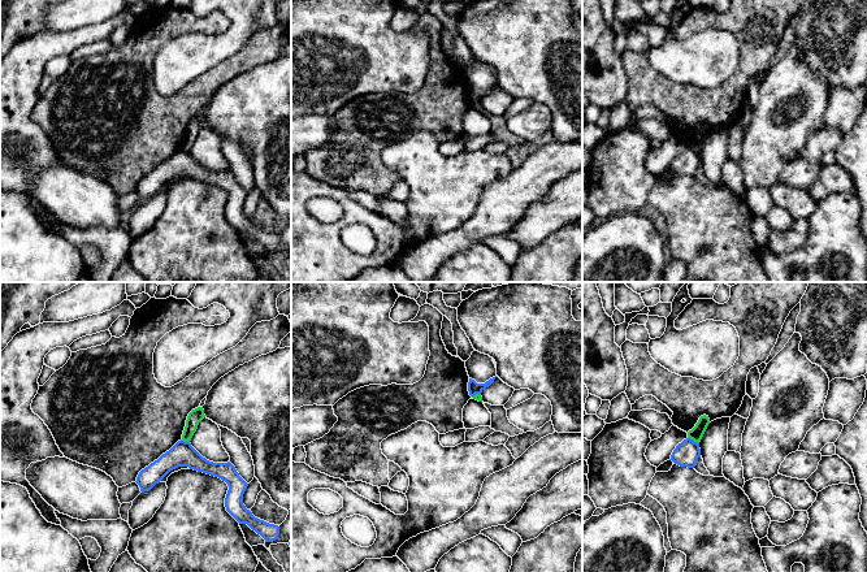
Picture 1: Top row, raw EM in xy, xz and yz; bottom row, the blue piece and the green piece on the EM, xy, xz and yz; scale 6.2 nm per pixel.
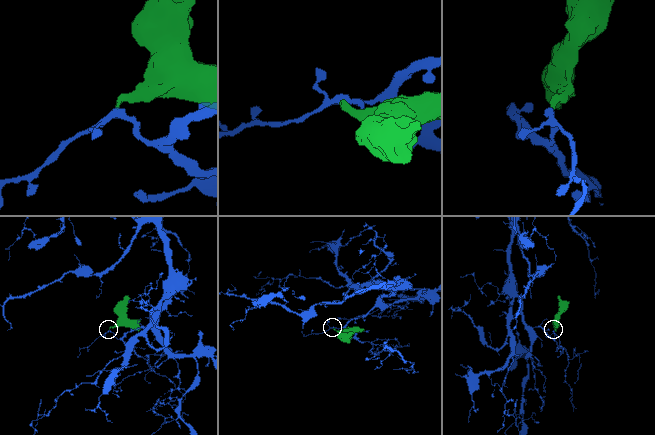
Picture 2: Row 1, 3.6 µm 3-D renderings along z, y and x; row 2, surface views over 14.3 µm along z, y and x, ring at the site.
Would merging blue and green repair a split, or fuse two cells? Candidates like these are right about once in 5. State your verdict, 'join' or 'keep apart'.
keep apart

